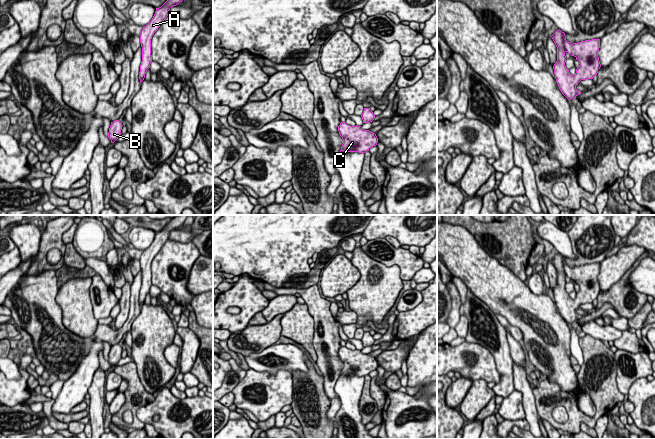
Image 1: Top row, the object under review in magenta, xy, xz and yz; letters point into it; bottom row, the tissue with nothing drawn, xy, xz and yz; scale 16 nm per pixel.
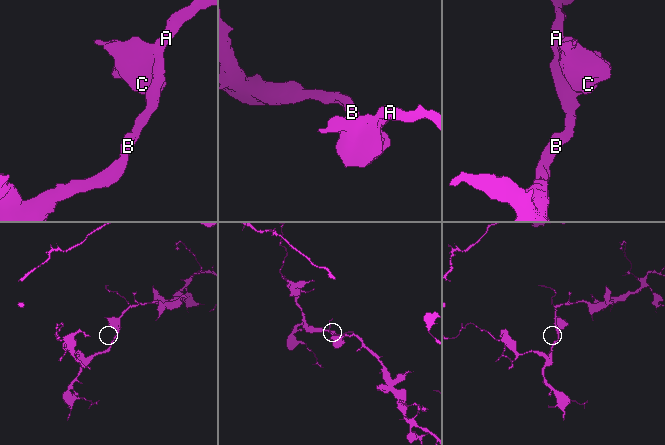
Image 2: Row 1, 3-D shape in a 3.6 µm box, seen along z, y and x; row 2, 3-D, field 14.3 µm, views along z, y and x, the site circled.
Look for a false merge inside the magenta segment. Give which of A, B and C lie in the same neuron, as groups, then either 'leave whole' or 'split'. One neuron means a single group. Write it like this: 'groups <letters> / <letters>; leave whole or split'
groups A B C; leave whole

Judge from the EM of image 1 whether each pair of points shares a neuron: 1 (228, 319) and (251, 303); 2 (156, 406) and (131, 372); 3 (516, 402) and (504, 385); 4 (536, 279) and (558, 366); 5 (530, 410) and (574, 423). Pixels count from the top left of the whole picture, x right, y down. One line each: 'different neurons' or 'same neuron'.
1: same neuron
2: different neurons
3: different neurons
4: different neurons
5: different neurons

